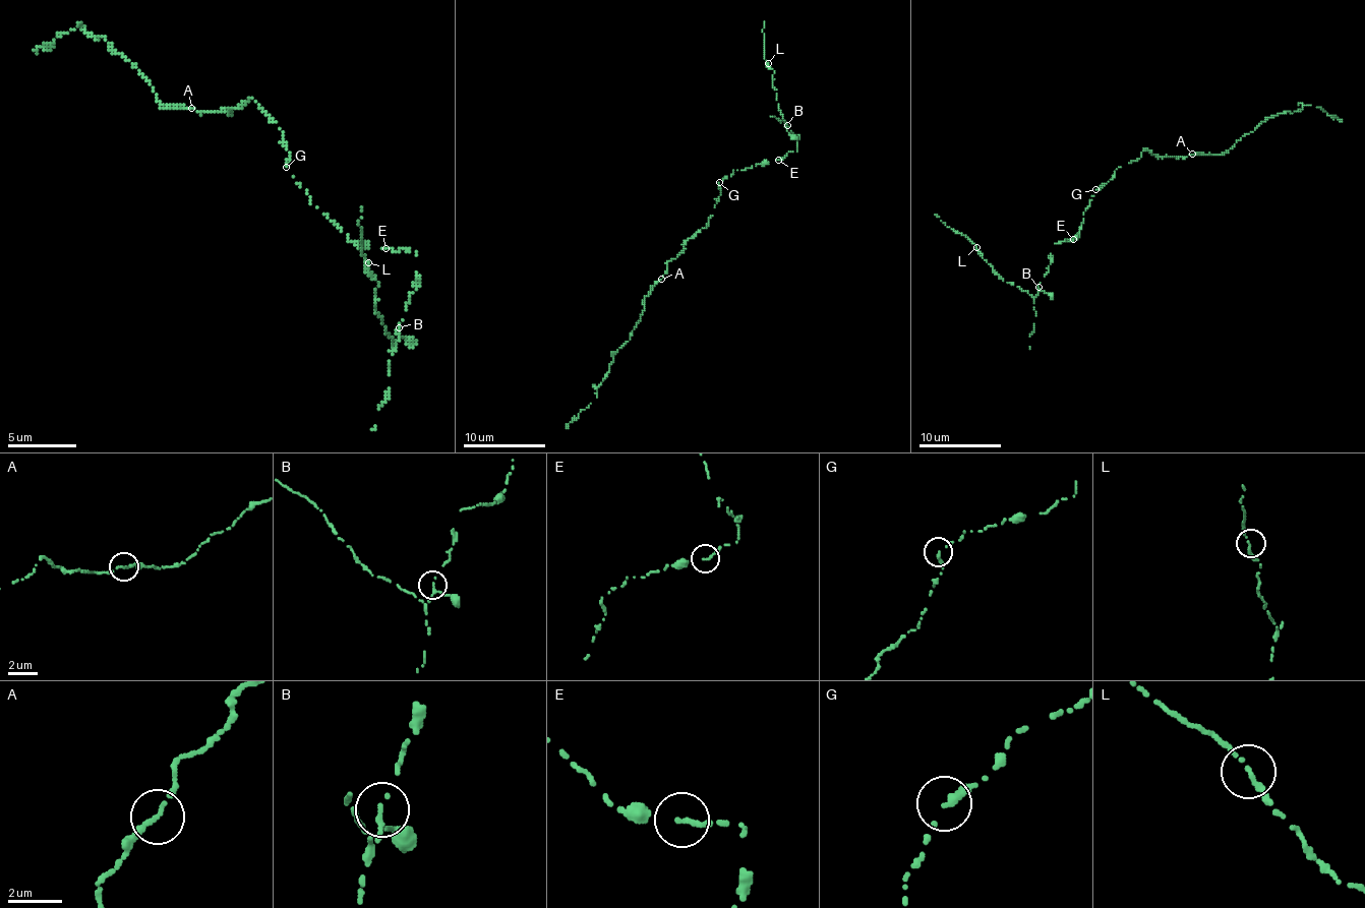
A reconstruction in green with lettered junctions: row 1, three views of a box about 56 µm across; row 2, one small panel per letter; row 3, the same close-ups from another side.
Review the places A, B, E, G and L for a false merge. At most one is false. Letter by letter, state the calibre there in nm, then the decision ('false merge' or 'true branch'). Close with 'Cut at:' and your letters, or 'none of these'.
A: 180 nm | true branch
B: 180 nm | true branch
E: 150 nm | true branch
G: 200 nm | true branch
L: 190 nm | true branch
Cut at: none of these

